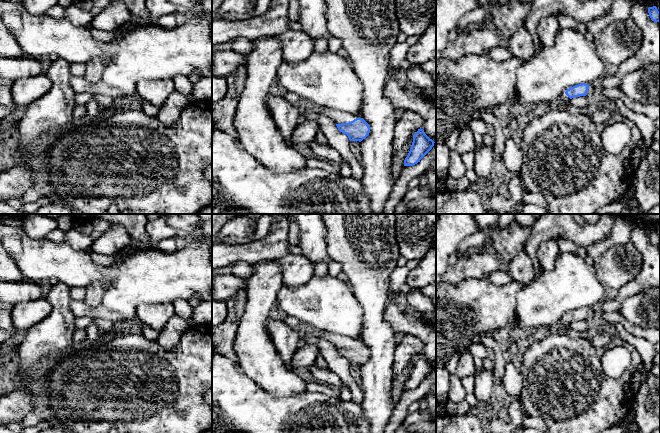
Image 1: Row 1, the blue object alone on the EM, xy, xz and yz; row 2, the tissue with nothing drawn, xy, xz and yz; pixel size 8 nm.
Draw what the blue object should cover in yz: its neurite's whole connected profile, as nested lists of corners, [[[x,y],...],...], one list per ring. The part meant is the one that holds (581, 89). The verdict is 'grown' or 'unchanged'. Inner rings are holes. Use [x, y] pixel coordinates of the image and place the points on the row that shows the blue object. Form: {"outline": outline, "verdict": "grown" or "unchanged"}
{"outline": [[[581,83],[573,87],[568,87],[564,89],[560,95],[560,100],[563,103],[568,104],[568,102],[574,97],[586,96],[589,89],[589,84]]], "verdict": "grown"}

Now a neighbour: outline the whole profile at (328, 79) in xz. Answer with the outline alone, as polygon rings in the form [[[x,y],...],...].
[[[337,53],[313,54],[294,65],[283,62],[277,70],[276,82],[323,107],[360,114],[362,81],[350,62]]]

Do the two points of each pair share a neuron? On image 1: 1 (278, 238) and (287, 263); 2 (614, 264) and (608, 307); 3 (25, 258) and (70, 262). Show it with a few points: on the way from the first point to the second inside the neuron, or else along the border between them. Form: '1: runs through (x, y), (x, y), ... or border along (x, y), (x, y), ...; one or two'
1: border along (289, 253), (279, 260); two
2: border along (636, 275), (618, 290); two
3: runs through (36, 260), (59, 261); one

